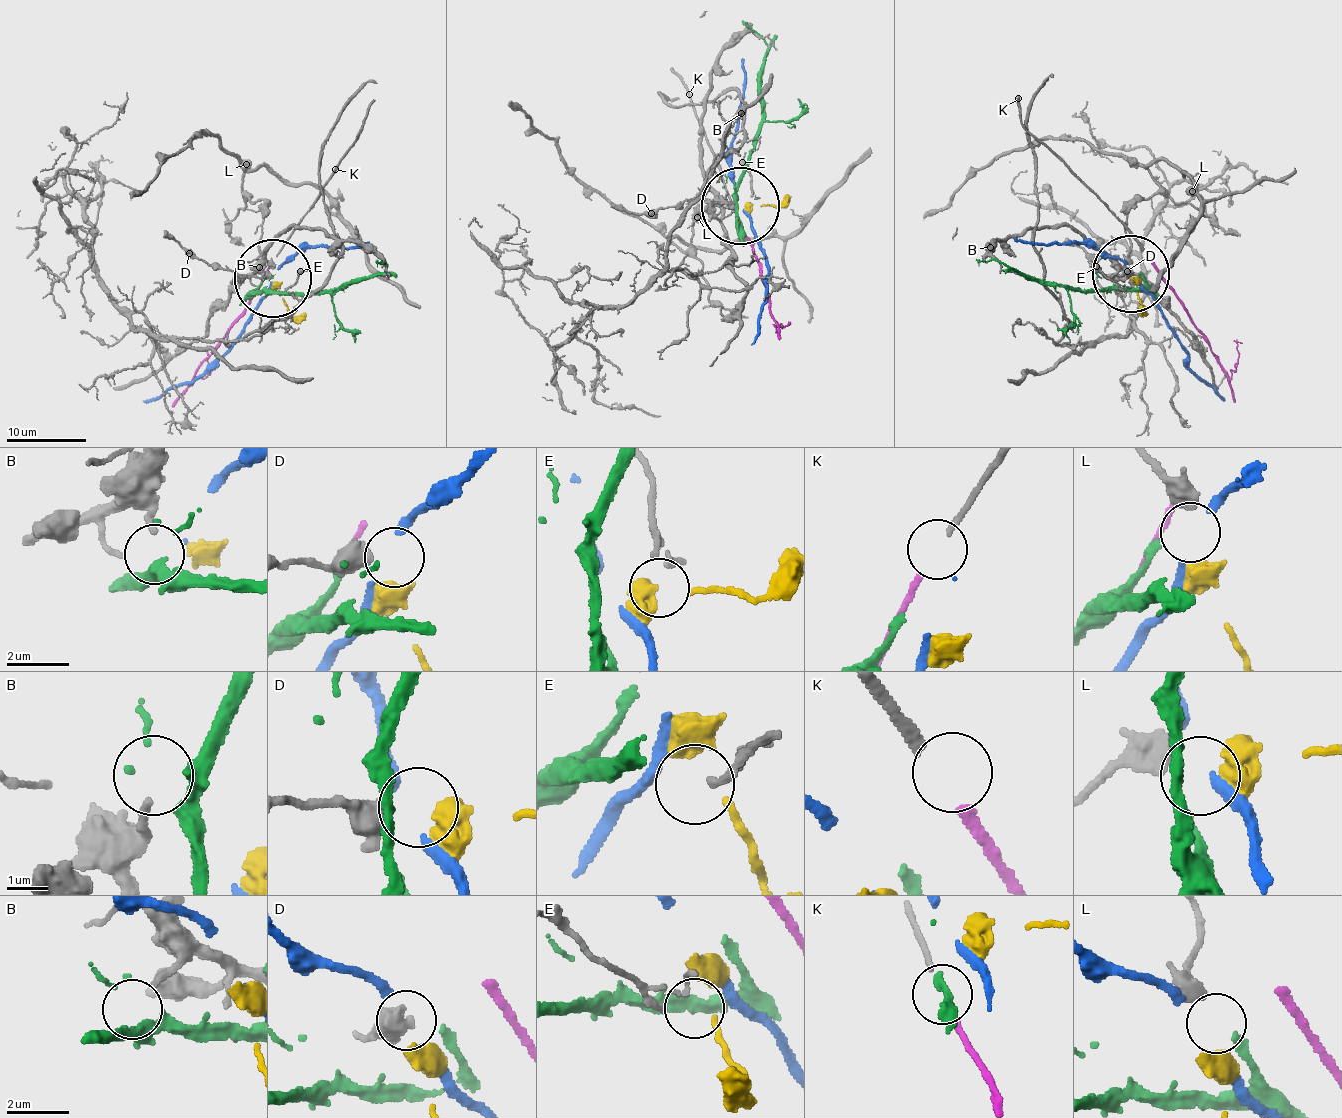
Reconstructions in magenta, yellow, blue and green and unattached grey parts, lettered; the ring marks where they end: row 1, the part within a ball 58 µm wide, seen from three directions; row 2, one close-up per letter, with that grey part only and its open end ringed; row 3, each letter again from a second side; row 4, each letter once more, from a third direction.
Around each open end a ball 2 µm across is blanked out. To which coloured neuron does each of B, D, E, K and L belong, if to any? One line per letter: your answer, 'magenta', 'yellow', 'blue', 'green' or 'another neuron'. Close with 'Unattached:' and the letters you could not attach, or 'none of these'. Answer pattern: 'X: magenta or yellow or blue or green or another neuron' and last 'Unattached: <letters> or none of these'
B: another neuron
D: blue
E: another neuron
K: magenta
L: yellow
Unattached: B, E

